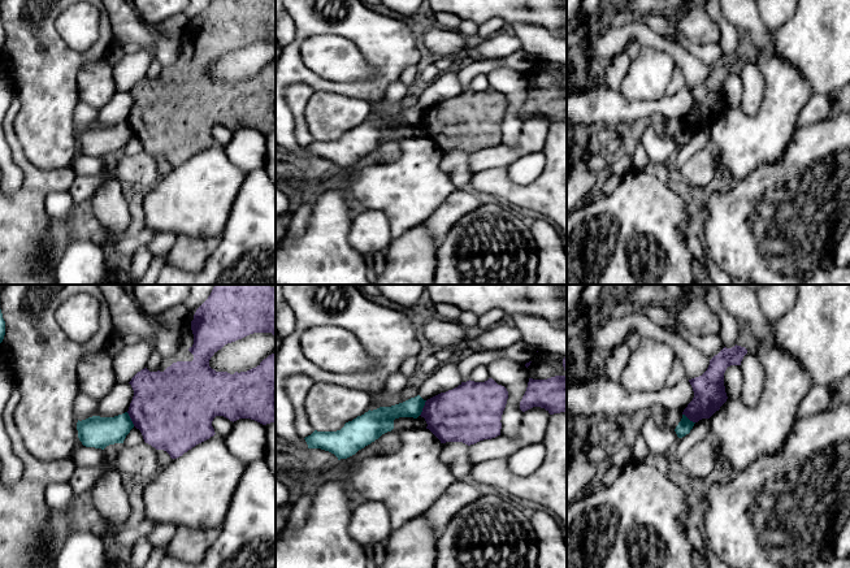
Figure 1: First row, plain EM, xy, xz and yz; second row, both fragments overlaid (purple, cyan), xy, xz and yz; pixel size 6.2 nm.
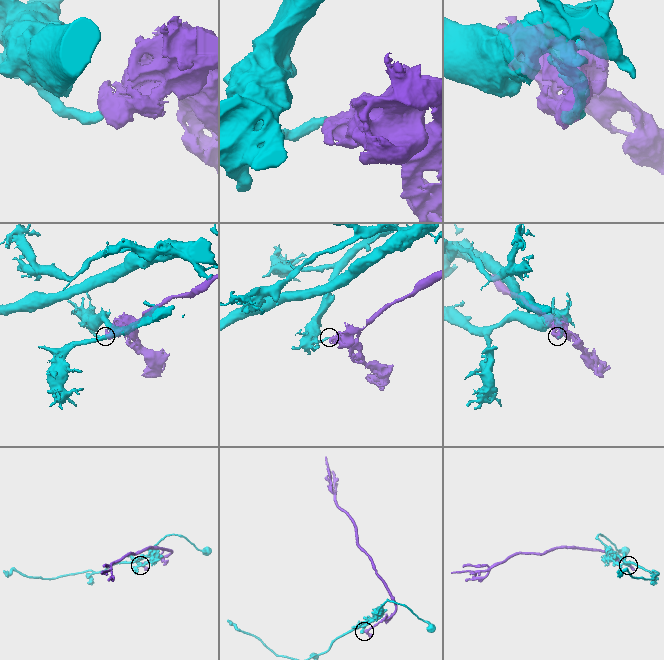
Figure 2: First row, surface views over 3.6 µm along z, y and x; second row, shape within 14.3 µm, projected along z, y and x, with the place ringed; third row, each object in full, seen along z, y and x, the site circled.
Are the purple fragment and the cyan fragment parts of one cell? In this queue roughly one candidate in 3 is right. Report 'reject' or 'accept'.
reject

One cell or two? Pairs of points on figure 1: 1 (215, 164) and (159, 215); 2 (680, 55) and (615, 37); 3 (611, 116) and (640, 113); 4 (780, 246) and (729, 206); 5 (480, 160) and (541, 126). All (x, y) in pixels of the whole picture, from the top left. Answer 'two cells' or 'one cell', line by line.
1: one cell
2: one cell
3: one cell
4: one cell
5: one cell

